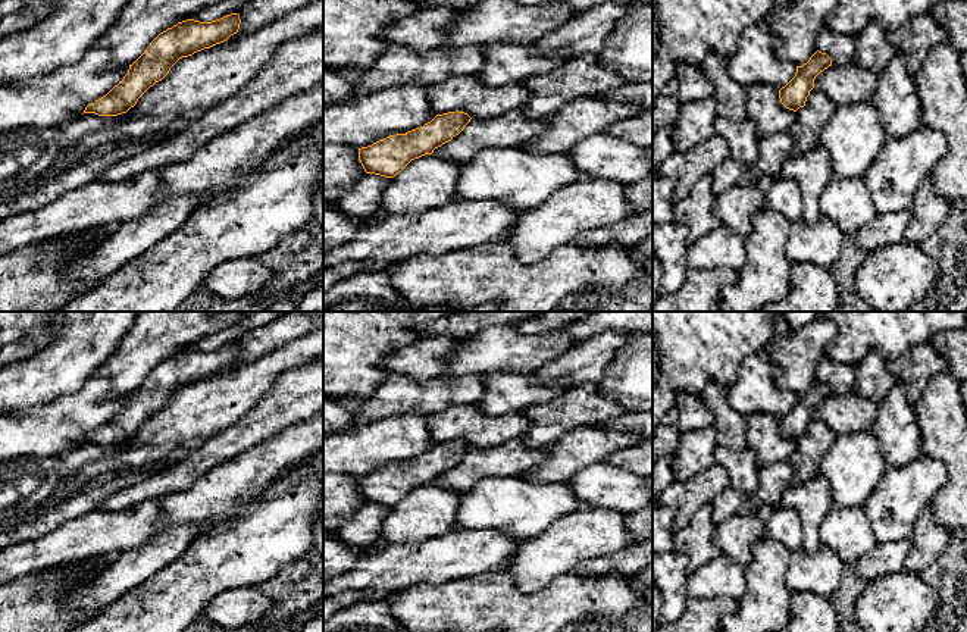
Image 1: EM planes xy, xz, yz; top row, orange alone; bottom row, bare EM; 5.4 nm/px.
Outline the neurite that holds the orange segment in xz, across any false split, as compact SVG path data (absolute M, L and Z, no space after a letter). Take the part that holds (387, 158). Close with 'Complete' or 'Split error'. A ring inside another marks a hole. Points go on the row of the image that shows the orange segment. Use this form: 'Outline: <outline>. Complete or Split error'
Outline: M459 110L436 115L420 128L359 148L359 160L366 173L394 178L411 160L432 154L435 148L451 141L470 119L467 113Z. Complete

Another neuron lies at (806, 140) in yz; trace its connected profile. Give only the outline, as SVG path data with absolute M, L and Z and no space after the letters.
M813 88L805 106L795 115L791 135L795 140L795 153L807 153L820 143L820 131L833 116L836 106L819 90Z

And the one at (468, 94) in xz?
M475 75L451 76L428 87L428 100L436 115L459 110L472 119L503 116L531 98L532 91L523 84L491 85Z

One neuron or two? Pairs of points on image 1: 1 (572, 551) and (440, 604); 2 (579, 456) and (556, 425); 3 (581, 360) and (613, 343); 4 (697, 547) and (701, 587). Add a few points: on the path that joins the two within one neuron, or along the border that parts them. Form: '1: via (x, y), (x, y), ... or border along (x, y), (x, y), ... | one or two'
1: border along (504, 566), (523, 591), (534, 593), (544, 587) | two
2: border along (595, 424), (587, 428), (572, 428), (544, 449) | two
3: via (588, 360), (606, 344) | one
4: border along (720, 553), (689, 575) | two

